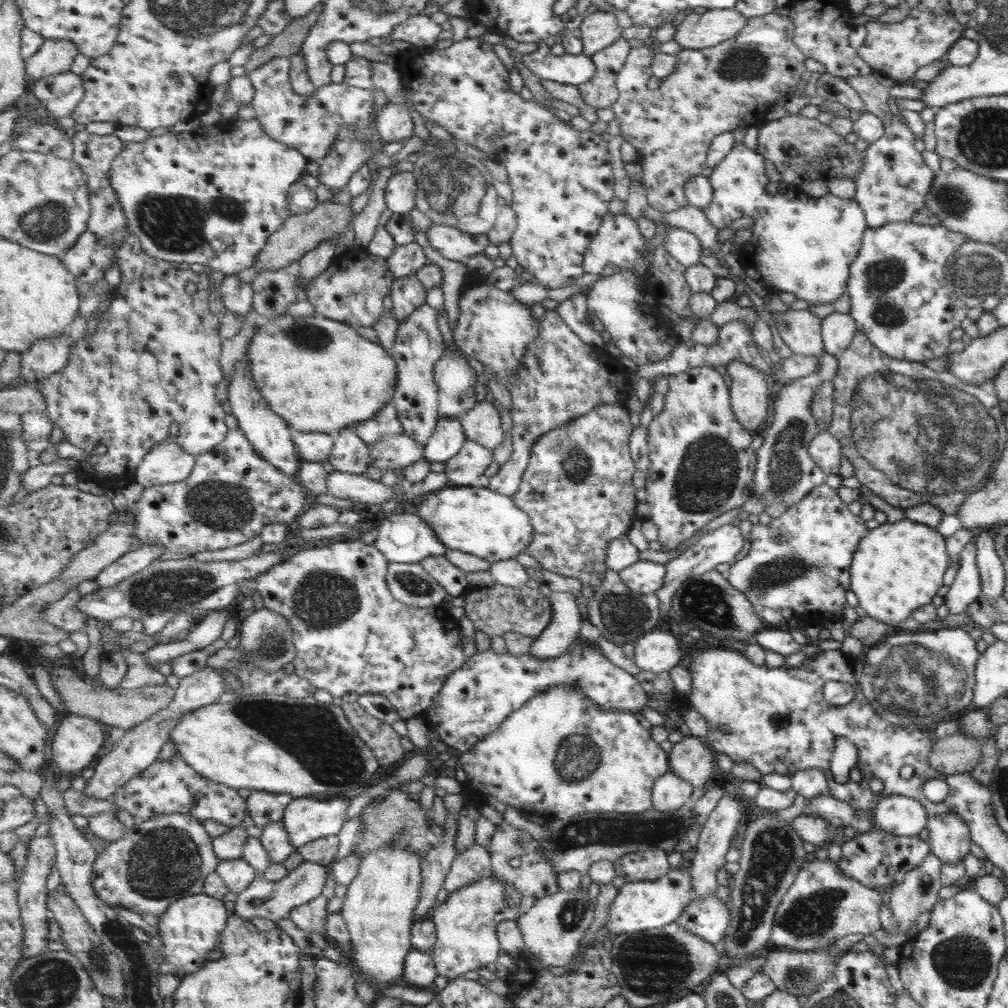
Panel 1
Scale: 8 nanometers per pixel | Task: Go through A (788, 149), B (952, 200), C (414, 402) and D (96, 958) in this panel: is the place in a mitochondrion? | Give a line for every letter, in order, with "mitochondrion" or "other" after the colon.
A: mitochondrion
B: mitochondrion
C: other
D: mitochondrion

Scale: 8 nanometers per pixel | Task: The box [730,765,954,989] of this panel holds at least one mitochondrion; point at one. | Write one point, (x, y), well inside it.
(811, 916)

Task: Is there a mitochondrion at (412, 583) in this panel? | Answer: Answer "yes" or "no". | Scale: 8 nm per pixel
yes

